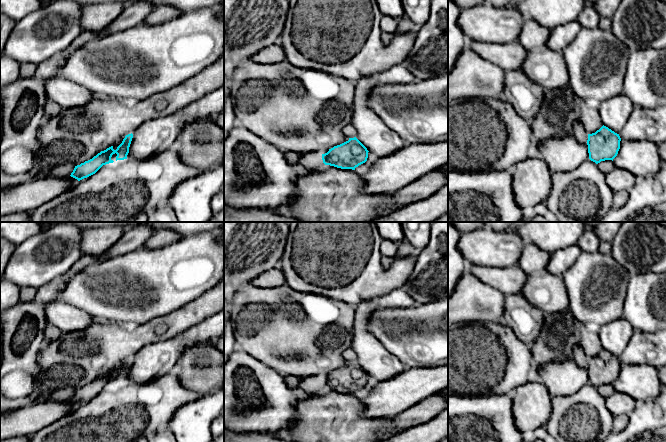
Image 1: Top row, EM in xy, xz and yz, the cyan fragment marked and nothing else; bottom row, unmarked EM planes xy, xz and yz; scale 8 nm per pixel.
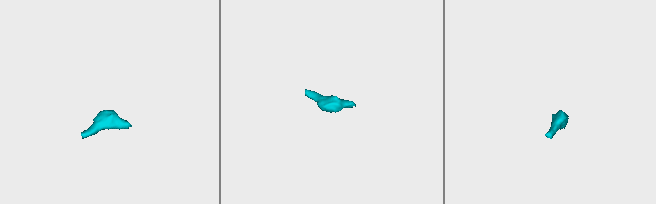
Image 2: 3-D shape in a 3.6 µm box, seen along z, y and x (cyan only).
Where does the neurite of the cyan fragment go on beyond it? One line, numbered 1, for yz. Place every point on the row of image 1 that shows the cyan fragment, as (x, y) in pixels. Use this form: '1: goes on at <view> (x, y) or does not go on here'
1: does not go on here

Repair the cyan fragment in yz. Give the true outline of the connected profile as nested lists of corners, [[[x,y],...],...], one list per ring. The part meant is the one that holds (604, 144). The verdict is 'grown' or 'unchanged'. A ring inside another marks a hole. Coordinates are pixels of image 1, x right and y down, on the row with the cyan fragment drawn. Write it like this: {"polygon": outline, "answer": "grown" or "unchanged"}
{"polygon": [[[602,126],[595,133],[588,134],[589,159],[596,164],[605,160],[612,160],[620,149],[621,138],[606,126]]], "answer": "unchanged"}

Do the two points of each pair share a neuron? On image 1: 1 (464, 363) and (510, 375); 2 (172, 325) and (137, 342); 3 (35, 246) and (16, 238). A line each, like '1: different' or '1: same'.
1: same
2: same
3: different

